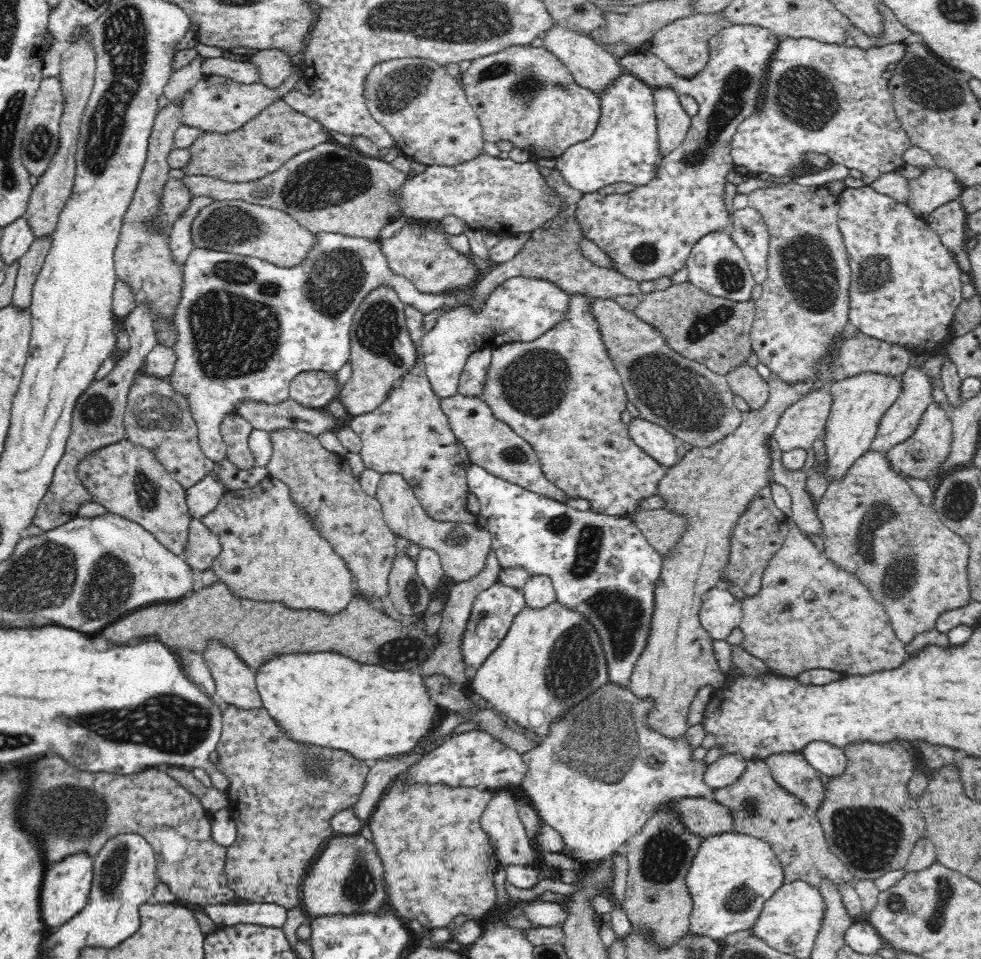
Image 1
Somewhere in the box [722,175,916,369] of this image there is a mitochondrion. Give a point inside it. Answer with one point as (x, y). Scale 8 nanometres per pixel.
(809, 270)

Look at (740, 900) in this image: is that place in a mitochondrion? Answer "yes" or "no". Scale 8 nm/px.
yes

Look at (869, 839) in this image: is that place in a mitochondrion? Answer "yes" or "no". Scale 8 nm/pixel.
yes

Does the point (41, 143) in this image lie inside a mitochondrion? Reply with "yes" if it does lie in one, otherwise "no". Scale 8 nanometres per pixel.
yes

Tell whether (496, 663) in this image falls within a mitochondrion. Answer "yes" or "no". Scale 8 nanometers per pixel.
no

